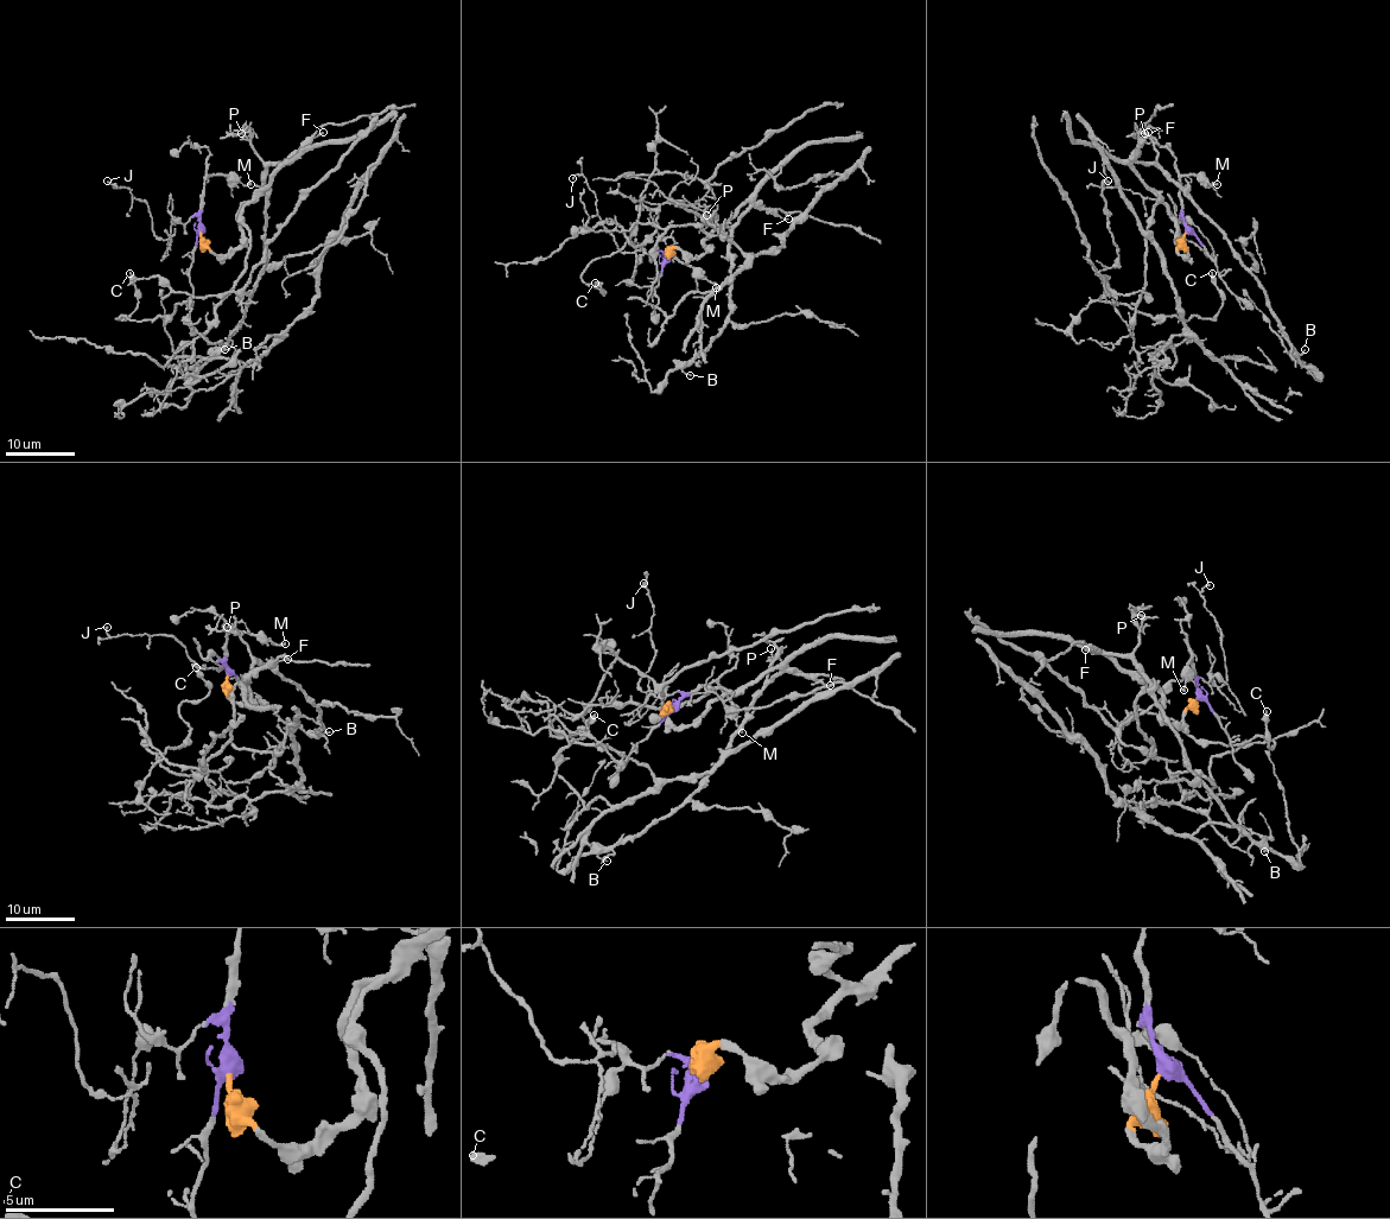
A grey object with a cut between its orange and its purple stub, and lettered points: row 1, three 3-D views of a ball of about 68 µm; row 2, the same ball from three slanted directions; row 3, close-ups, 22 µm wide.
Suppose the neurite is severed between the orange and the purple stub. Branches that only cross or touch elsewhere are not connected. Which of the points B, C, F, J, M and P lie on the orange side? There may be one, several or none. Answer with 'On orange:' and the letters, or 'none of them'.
On orange: B, C, F, P

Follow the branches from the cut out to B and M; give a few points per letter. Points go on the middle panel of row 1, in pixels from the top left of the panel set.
B: (666, 255), (678, 249), (696, 258), (750, 203), (729, 246), (729, 321), (681, 369), (691, 374)
M: (666, 255), (670, 251), (717, 287)

